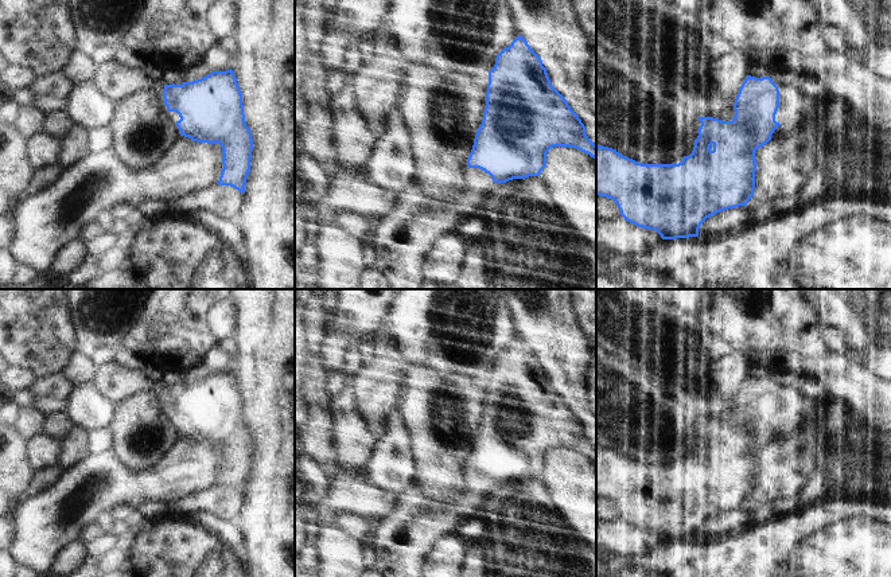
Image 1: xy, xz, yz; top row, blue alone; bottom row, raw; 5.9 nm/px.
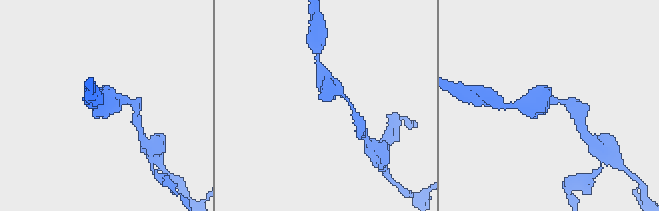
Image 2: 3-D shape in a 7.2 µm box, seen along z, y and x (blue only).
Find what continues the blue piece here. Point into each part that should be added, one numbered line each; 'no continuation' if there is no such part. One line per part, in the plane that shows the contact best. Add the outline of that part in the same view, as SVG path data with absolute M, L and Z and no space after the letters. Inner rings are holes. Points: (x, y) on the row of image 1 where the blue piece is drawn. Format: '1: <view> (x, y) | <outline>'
1: yz (794, 106) | M779 86L778 90L779 108L775 121L781 125L798 124L824 108L821 100L802 94L794 86Z

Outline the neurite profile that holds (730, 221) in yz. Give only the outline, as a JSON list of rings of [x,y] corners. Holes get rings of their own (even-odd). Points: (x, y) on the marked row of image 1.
[[[750,207],[728,208],[707,218],[699,229],[699,235],[703,238],[717,238],[743,230],[751,221],[752,211]]]

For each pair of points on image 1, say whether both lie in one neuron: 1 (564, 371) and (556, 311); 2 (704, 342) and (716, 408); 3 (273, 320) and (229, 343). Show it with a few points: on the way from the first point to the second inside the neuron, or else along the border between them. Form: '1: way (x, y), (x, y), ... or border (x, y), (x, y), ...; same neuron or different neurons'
1: way (564, 357), (564, 349), (556, 336), (556, 326); same neuron
2: way (696, 358), (700, 392); same neuron
3: border (236, 338), (236, 358), (233, 361); different neurons

